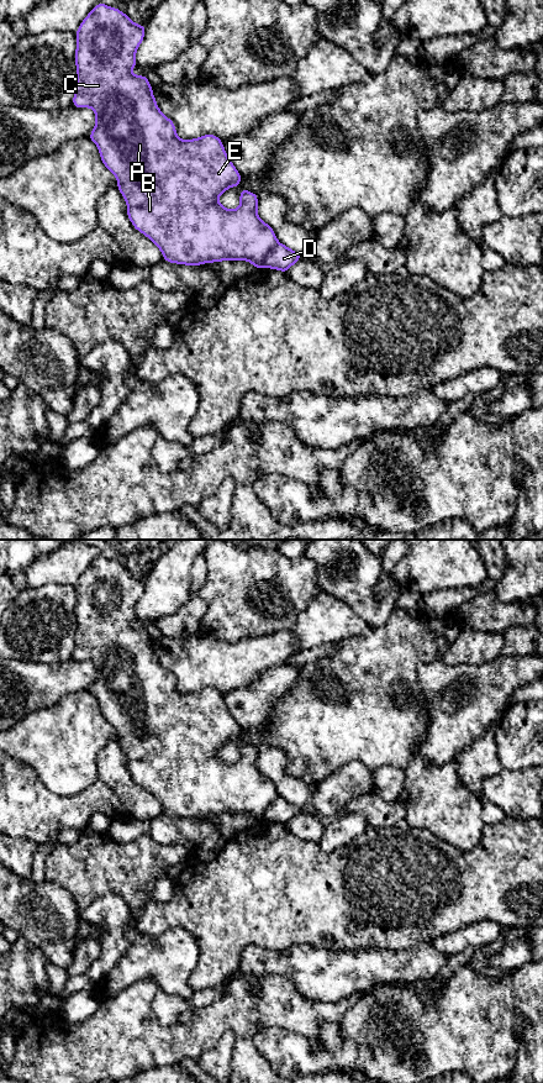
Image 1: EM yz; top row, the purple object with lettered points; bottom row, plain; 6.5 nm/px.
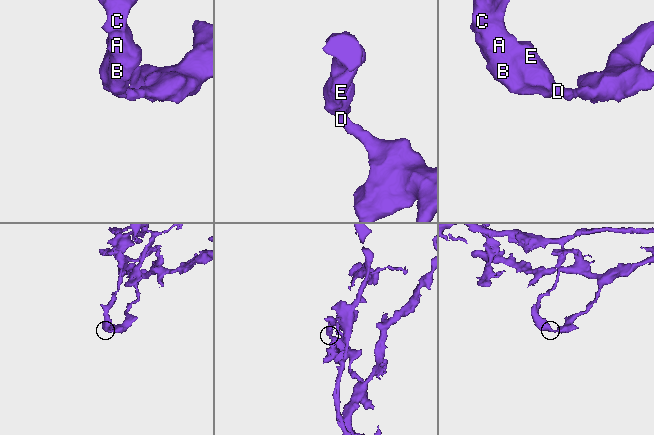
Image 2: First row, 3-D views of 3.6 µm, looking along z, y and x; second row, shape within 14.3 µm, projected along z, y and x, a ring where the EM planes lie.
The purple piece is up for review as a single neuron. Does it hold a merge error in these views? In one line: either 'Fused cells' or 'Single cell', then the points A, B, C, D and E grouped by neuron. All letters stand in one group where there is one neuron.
Fused cells. Groups: A B C E / D

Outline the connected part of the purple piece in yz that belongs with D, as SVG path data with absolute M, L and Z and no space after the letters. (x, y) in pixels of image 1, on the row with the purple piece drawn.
M278 242L265 257L265 267L286 273L301 258L300 253Z

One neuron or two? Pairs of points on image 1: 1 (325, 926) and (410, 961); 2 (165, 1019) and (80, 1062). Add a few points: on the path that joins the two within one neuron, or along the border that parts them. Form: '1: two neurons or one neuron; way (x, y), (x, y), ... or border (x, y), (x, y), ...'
1: two neurons; border (407, 947), (357, 949), (349, 951)
2: two neurons; border (154, 994), (157, 1020), (177, 1024)

